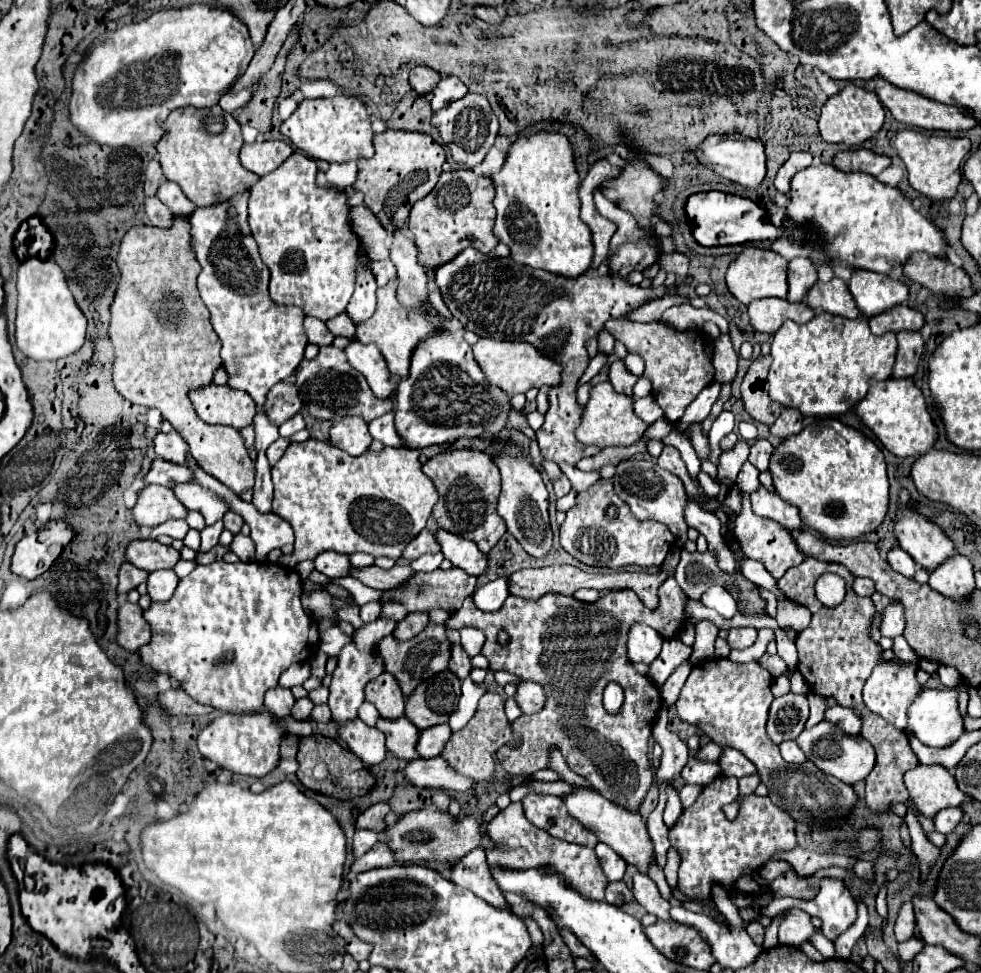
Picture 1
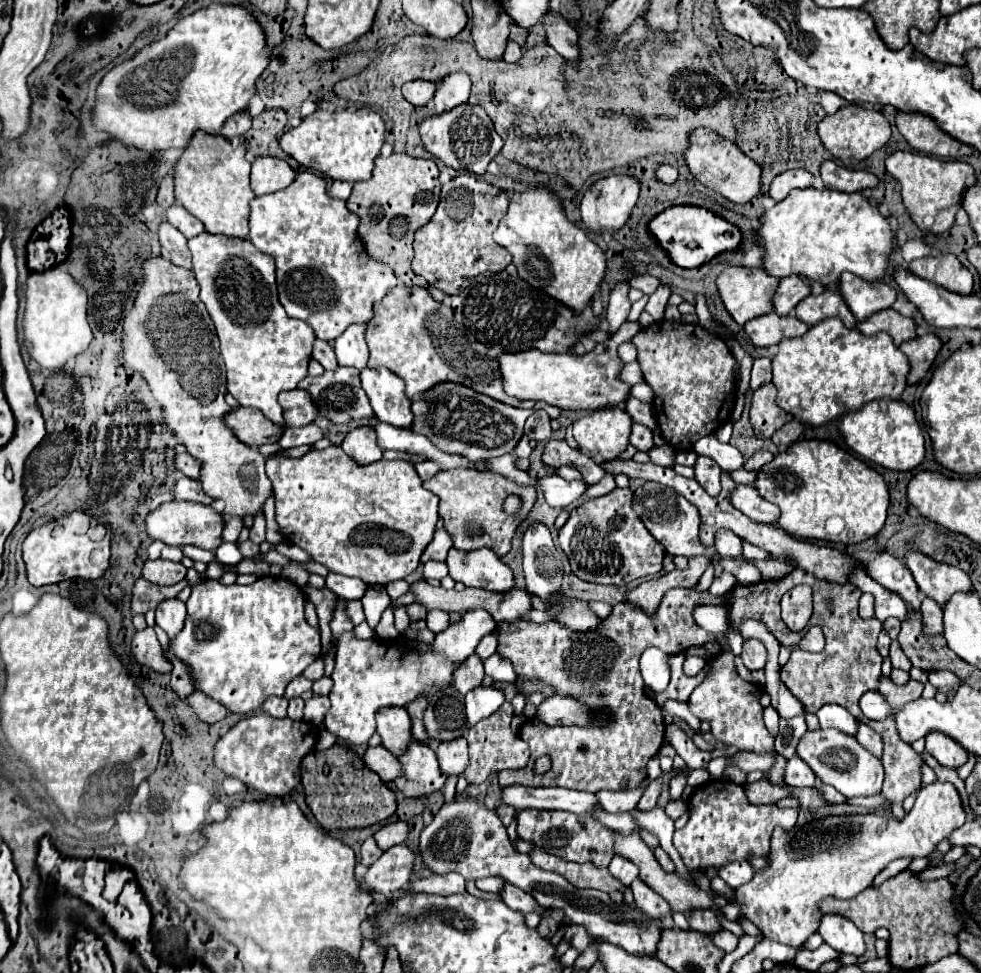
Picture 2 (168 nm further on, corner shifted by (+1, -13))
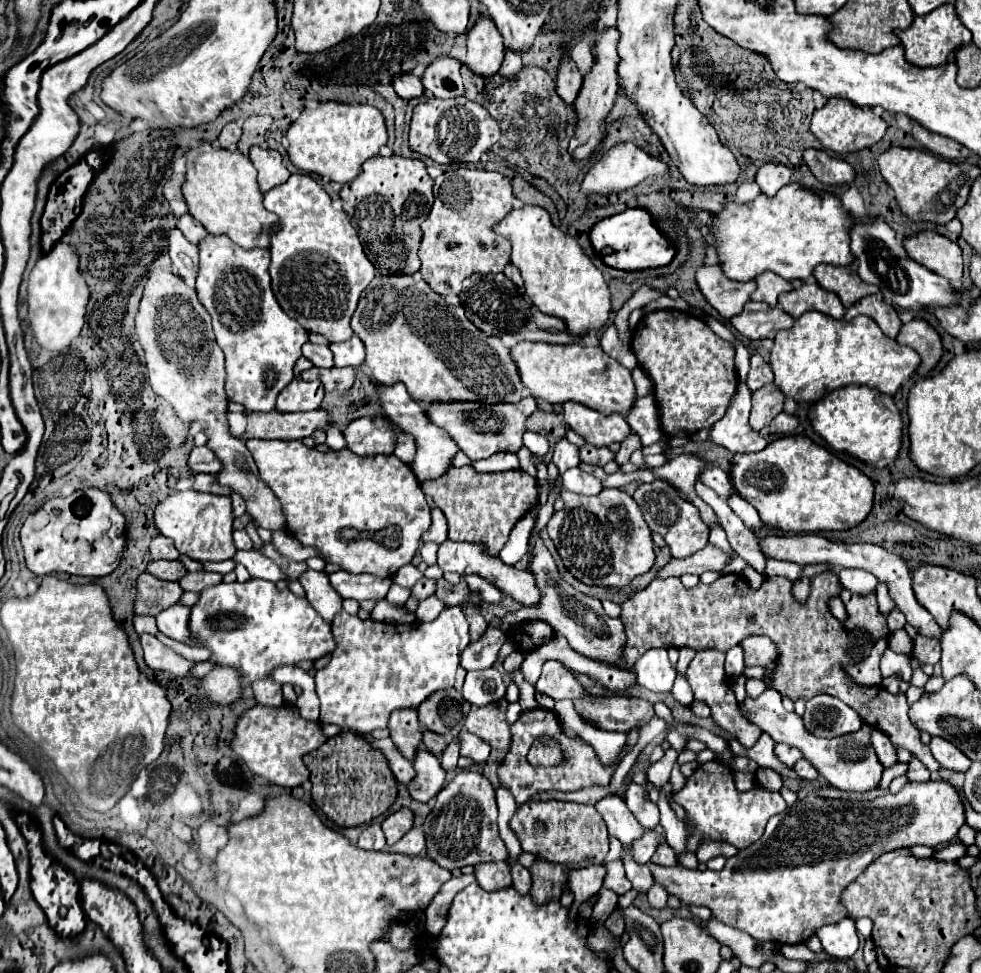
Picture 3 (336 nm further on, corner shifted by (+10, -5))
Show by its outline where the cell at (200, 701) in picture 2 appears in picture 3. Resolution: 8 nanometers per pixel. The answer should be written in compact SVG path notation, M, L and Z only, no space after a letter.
M214 667L206 677L202 677L202 689L212 705L228 705L242 697L240 683L236 681L236 673L232 673L232 669Z

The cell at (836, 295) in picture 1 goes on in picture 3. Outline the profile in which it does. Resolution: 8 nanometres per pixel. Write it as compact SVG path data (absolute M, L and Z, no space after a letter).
M804 283L800 289L782 293L778 297L778 305L794 319L798 319L802 313L812 309L820 313L832 313L834 319L842 319L846 311L840 299L836 297L836 293L822 289L818 283L812 283L812 285Z

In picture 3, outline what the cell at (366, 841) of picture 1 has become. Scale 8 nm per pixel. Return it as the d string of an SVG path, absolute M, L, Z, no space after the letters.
M372 821L370 825L366 825L366 829L358 837L358 847L366 851L382 851L386 847L386 839L380 829L380 823Z

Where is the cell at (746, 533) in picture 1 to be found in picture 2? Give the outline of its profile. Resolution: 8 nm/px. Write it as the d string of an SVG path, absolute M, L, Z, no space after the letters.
M767 559L767 561L753 561L755 563L755 567L761 571L761 575L763 575L763 579L767 581L777 581L777 579L781 579L781 577L785 577L793 567L789 567L785 561L777 561L777 559Z

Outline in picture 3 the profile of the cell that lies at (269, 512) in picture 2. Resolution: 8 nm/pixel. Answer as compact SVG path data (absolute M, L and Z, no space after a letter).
M277 530L272 531L272 545L274 549L284 555L288 561L306 561L308 557L320 557L320 553L316 553L316 549L306 549L304 545L300 545L300 541L296 541L290 533Z

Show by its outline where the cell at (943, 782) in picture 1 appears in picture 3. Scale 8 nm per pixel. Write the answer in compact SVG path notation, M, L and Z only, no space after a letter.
M924 781L924 783L906 783L896 795L876 797L872 801L844 801L844 799L822 799L808 795L800 799L786 811L774 815L760 837L750 847L738 851L730 857L722 871L700 871L686 869L680 865L662 867L648 863L652 877L662 885L668 895L674 895L684 905L704 905L712 909L712 917L718 921L746 931L758 941L774 943L806 943L820 925L836 923L846 917L844 905L840 905L840 893L882 853L910 847L926 845L936 847L944 845L956 837L958 829L964 825L964 805L956 789L948 781Z

